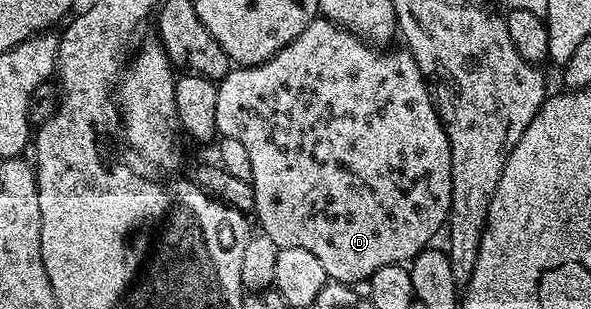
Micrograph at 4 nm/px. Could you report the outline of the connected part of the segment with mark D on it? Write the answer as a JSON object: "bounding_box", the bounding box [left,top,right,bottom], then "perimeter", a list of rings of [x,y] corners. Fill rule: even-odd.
{"bounding_box":[217,16,451,283],"perimeter":[[[319,16],[309,24],[309,28],[305,28],[305,32],[301,32],[301,36],[297,36],[297,40],[281,48],[281,52],[274,54],[268,62],[259,66],[232,68],[222,82],[218,83],[217,131],[224,138],[241,140],[241,145],[249,152],[249,161],[253,167],[250,183],[255,193],[253,214],[254,217],[259,217],[259,222],[263,225],[262,233],[278,247],[292,246],[313,252],[313,256],[321,260],[321,268],[325,268],[328,279],[333,282],[366,283],[382,266],[410,263],[411,259],[432,245],[431,237],[439,229],[440,233],[449,222],[451,149],[447,133],[442,120],[439,119],[427,79],[424,78],[421,68],[417,68],[417,60],[405,48],[391,49],[376,48],[328,18]]]}

